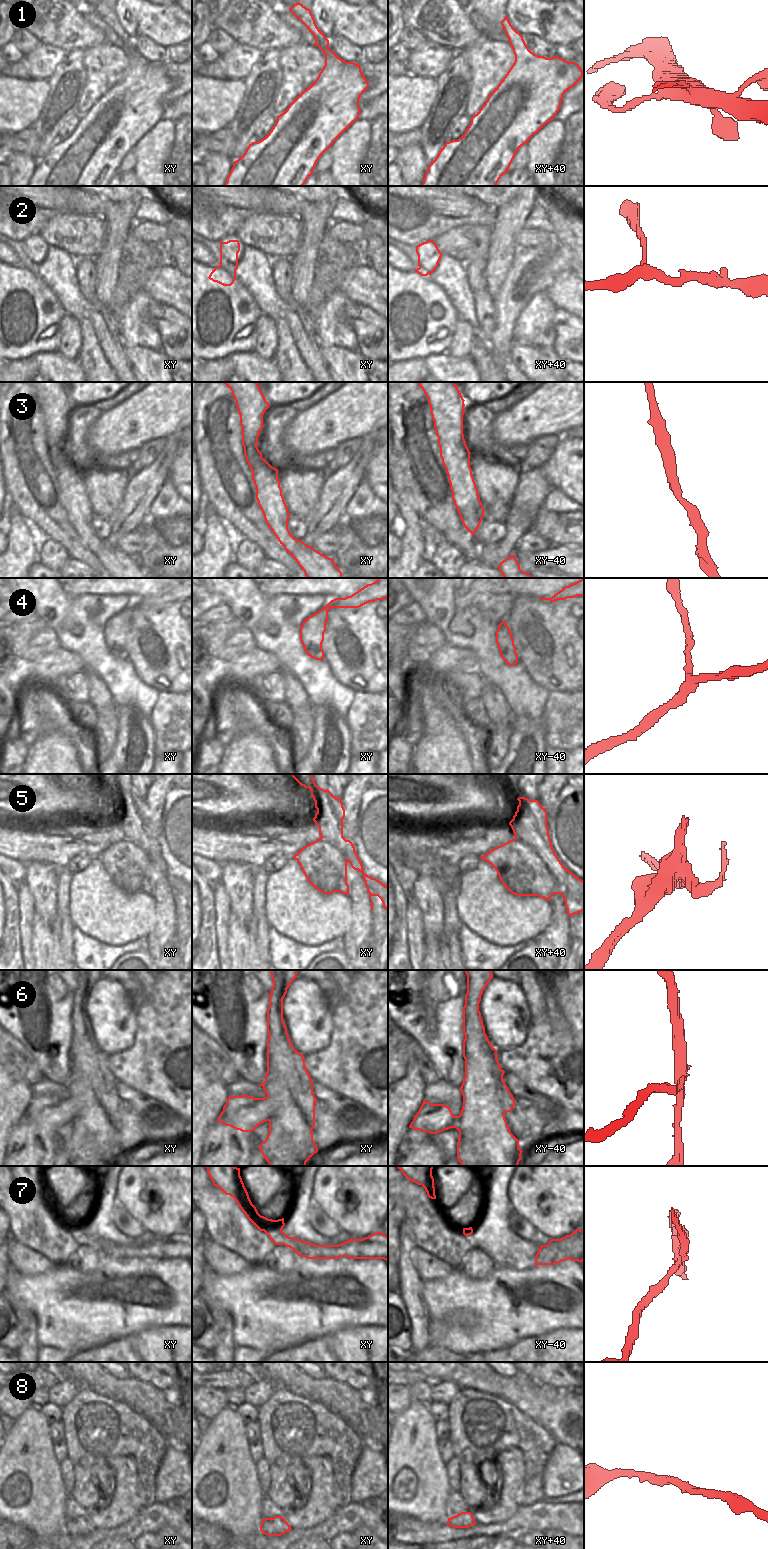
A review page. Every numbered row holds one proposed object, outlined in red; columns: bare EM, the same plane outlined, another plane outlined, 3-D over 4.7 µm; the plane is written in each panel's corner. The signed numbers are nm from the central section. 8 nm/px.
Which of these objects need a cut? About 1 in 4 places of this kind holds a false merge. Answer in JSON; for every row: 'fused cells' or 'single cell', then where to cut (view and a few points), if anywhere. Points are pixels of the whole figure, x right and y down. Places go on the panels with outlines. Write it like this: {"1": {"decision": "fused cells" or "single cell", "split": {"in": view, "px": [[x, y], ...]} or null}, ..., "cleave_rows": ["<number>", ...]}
{"1": {"decision": "single cell", "split": null}, "2": {"decision": "single cell", "split": null}, "3": {"decision": "single cell", "split": null}, "4": {"decision": "single cell", "split": null}, "5": {"decision": "fused cells", "split": {"in": "xy+40", "px": [[515, 837], [524, 841], [540, 857], [565, 894], [583, 908]]}}, "6": {"decision": "fused cells", "split": {"in": "xy", "px": [[267, 1095], [270, 1106], [274, 1111], [268, 1120]]}}, "7": {"decision": "fused cells", "split": {"in": "xy", "px": [[357, 1239], [349, 1246], [338, 1249], [332, 1258]]}}, "8": {"decision": "single cell", "split": null}, "cleave_rows": ["5", "6", "7"]}

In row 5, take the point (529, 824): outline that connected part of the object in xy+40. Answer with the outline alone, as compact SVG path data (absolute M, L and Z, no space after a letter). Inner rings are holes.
M525 797L517 798L519 805L513 819L509 822L515 838L530 846L543 860L547 868L557 879L569 899L576 900L584 908L584 881L570 872L557 857L549 836L547 827L547 811L538 800Z

